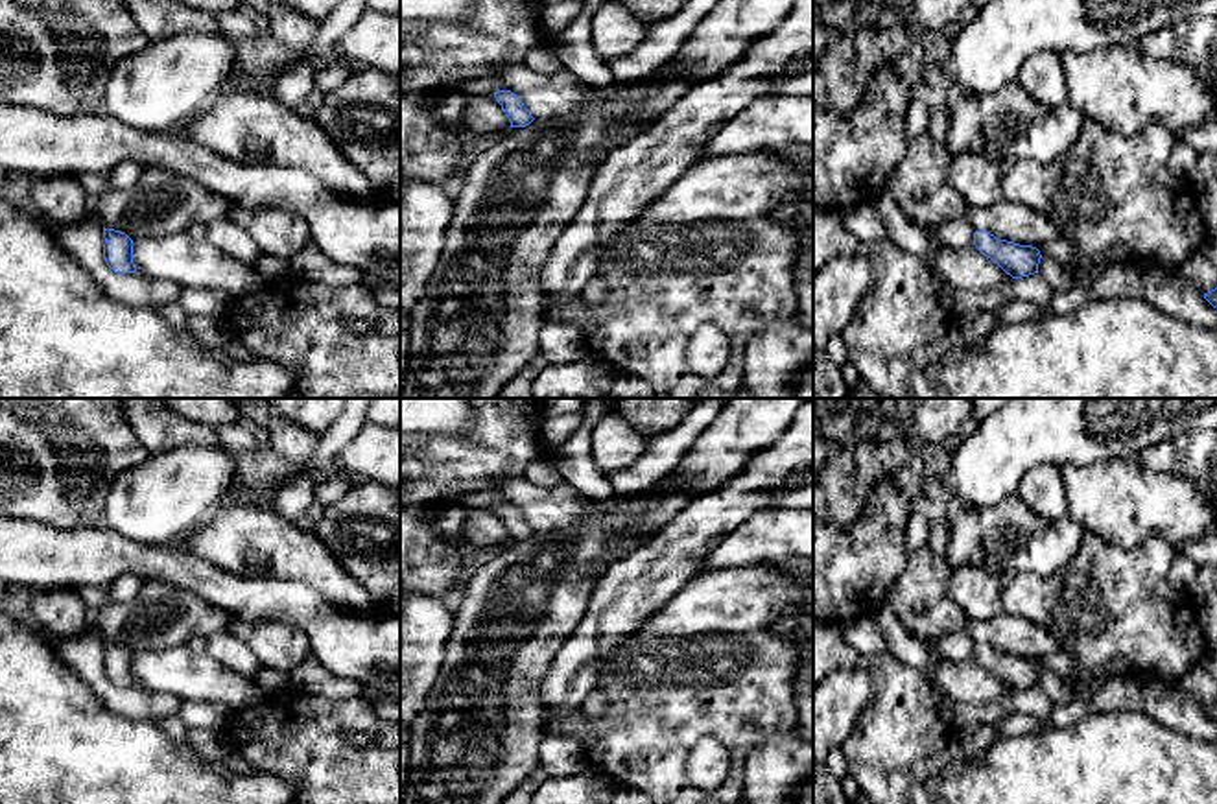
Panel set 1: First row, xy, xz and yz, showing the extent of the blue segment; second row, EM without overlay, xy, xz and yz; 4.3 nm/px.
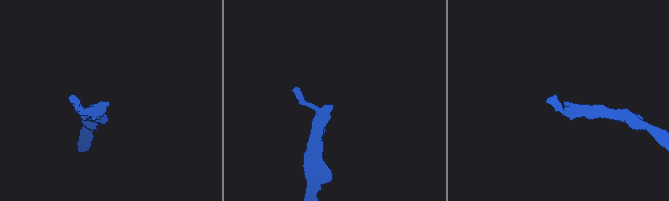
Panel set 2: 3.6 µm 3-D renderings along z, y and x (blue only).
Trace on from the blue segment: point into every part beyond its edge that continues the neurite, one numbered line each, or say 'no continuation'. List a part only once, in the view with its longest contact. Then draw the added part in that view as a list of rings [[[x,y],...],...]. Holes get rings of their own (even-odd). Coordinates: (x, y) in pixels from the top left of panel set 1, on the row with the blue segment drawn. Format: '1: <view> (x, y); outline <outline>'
1: yz (956, 233); outline [[[950,219],[926,229],[933,247],[942,249],[970,249],[974,245],[975,229],[968,219]]]

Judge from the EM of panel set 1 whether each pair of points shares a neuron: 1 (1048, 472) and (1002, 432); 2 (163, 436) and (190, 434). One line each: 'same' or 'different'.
1: different
2: same

